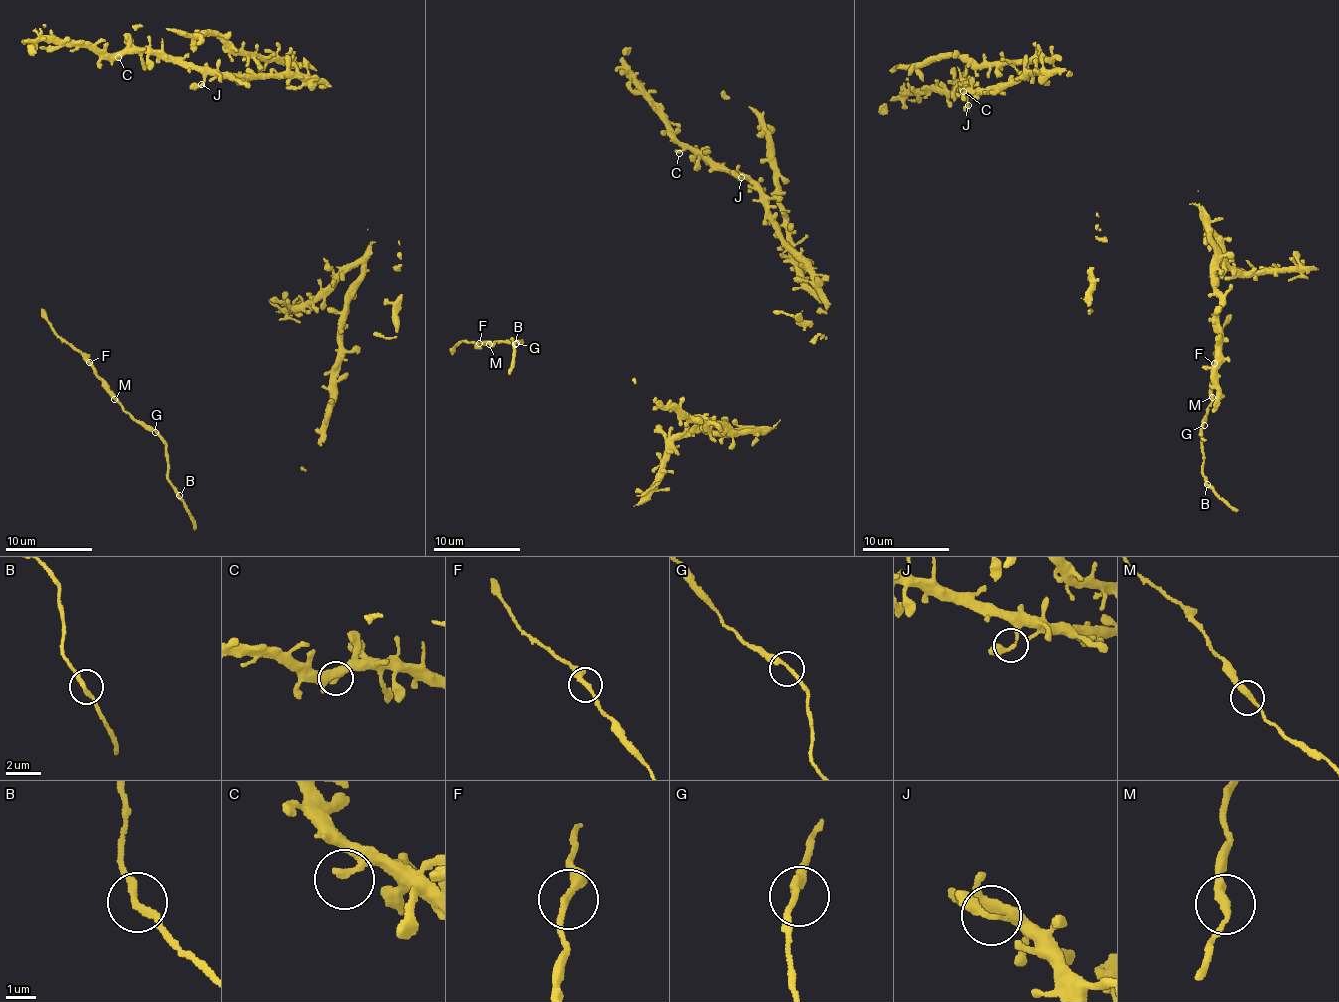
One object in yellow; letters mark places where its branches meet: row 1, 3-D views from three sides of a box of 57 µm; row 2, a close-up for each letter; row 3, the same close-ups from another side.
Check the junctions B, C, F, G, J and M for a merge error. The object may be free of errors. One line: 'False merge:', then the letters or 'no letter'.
False merge: no letter

